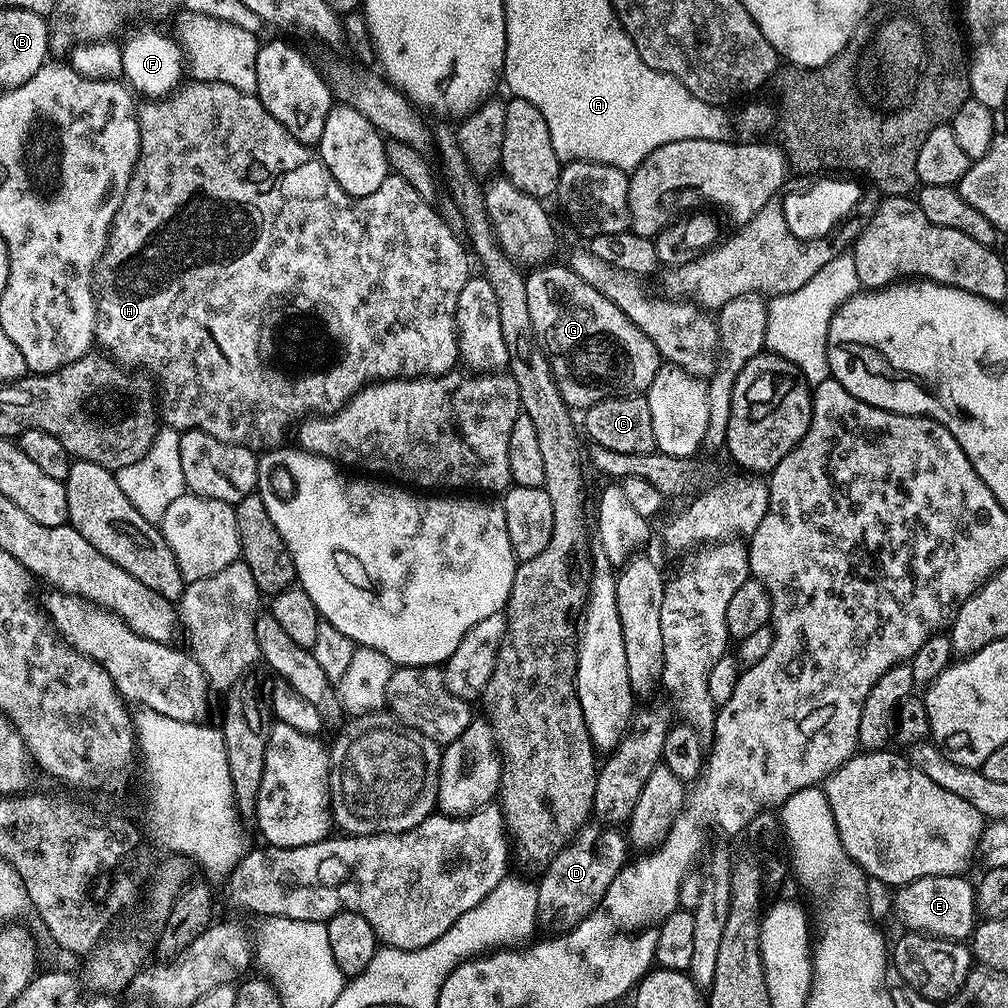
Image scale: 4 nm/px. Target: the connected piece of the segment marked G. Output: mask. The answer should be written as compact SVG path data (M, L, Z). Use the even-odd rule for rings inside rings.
M553 262L543 268L535 268L526 276L526 302L530 306L530 322L534 322L534 334L548 355L552 367L552 377L556 379L558 390L568 404L569 409L587 410L612 396L638 396L647 393L650 382L654 382L654 374L658 374L662 357L660 352L630 322L610 298L598 294L590 282L586 282L571 267L564 268L559 262Z

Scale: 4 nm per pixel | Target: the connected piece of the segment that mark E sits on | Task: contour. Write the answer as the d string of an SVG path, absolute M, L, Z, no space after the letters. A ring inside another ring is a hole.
M963 875L927 876L899 885L895 889L896 916L905 924L903 927L929 936L941 936L944 940L967 941L978 923L978 913L973 885L964 879Z

